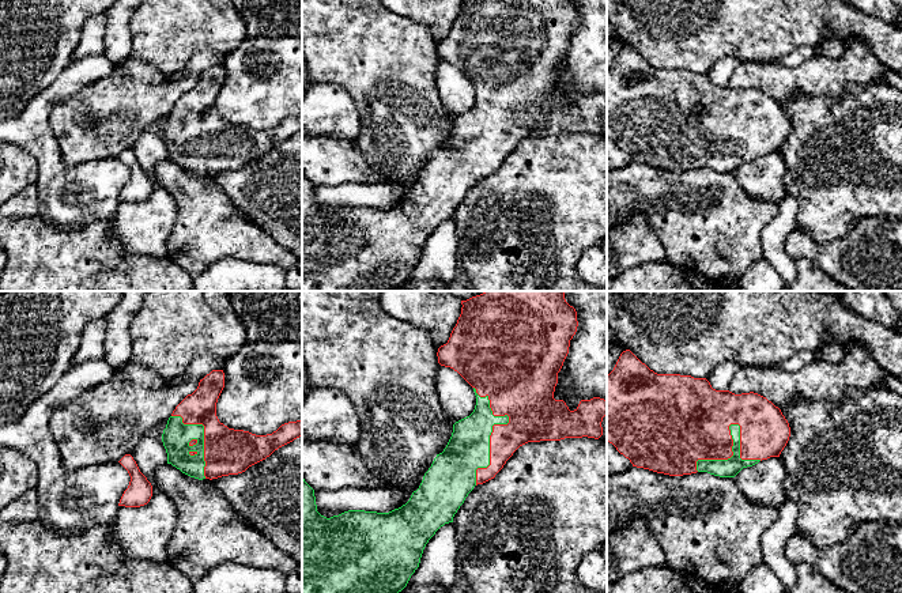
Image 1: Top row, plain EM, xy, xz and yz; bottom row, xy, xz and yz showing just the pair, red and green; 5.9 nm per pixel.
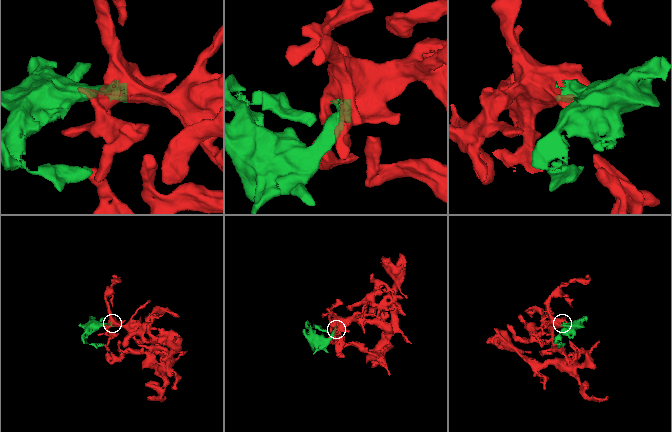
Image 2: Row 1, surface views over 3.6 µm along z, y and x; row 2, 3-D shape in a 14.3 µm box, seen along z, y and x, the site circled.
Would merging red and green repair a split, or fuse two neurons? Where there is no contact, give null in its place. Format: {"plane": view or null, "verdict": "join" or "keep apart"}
{"plane": "xz", "verdict": "join"}

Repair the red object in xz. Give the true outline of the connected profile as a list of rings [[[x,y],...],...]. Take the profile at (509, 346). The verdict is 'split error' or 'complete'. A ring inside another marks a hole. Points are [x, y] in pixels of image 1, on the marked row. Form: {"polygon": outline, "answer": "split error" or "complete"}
{"polygon": [[[484,291],[480,295],[461,301],[461,314],[453,328],[446,344],[438,348],[438,363],[457,371],[472,388],[476,396],[476,405],[473,412],[453,424],[452,437],[442,453],[437,454],[431,467],[424,473],[423,480],[416,491],[412,492],[410,501],[399,509],[389,513],[348,510],[339,515],[327,518],[317,511],[314,490],[302,477],[302,593],[399,593],[401,592],[411,575],[419,567],[423,549],[435,532],[445,524],[453,522],[453,517],[464,503],[468,494],[475,486],[483,484],[495,477],[503,468],[513,453],[528,442],[540,441],[561,441],[565,438],[595,438],[603,435],[601,422],[607,415],[607,401],[600,397],[590,400],[581,400],[574,411],[570,411],[563,400],[555,400],[554,392],[558,384],[558,373],[569,354],[570,340],[577,332],[578,321],[577,311],[565,299],[563,291]]], "answer": "split error"}

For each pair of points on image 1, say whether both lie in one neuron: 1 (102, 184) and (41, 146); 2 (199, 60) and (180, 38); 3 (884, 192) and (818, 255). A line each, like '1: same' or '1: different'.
1: same
2: different
3: different

